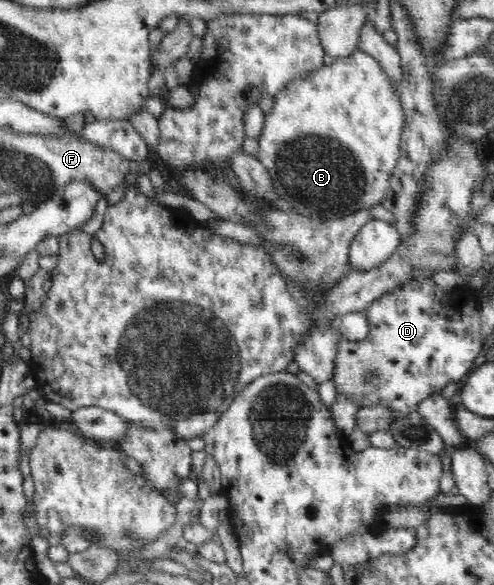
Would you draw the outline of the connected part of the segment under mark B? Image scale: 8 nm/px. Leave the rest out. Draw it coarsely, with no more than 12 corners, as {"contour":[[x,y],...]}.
{"contour":[[372,55],[273,97],[255,157],[331,221],[381,203],[400,94]]}

